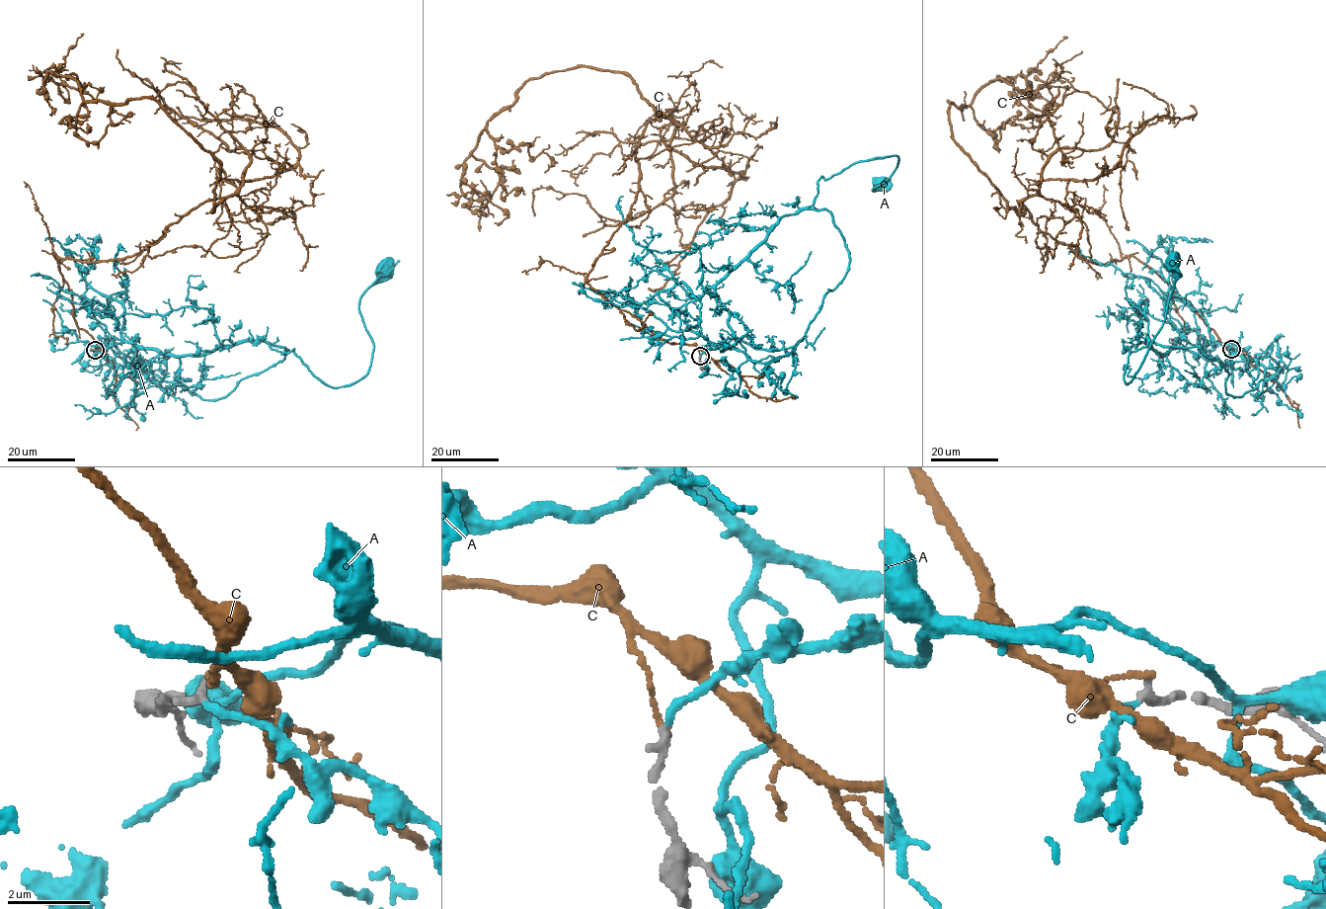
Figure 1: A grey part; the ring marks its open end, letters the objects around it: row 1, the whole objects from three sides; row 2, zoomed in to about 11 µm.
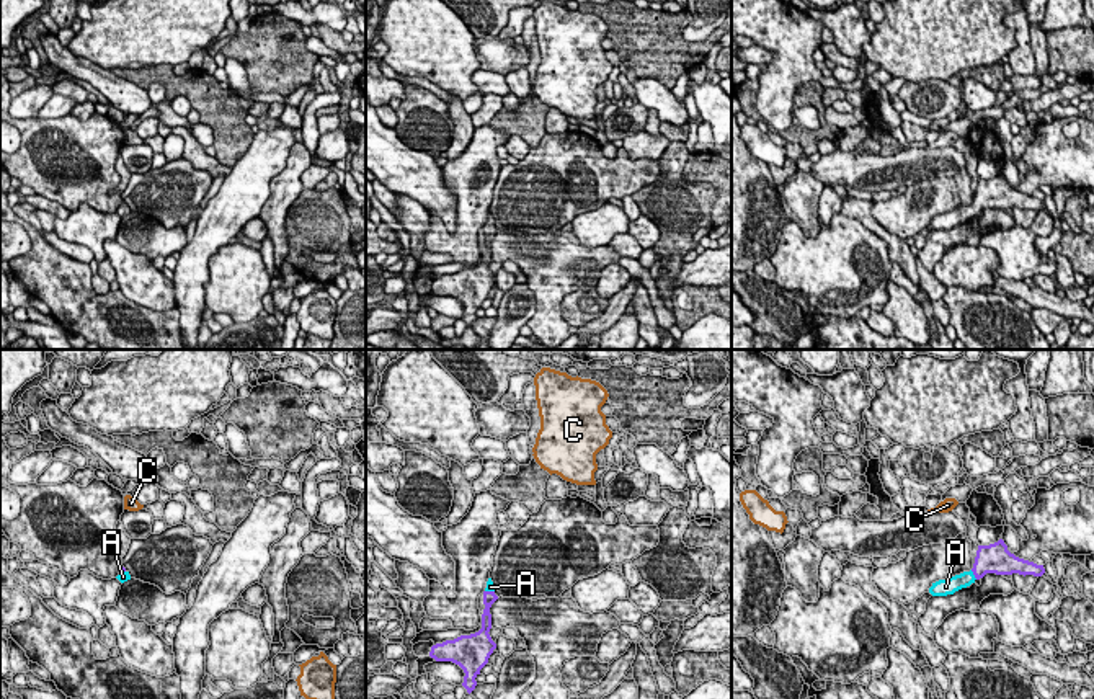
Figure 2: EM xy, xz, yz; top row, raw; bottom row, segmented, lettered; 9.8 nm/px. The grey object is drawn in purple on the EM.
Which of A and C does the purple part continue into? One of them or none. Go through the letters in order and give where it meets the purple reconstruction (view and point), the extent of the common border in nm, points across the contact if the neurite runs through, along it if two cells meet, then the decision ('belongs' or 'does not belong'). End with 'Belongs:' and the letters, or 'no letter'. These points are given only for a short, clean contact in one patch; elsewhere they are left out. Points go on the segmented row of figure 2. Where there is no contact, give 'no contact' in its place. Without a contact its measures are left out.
A: contact yz (973, 574); length 120 nm; way yz (990, 559), (973, 574), (954, 583); belongs
C: no contact; does not belong
Belongs: A

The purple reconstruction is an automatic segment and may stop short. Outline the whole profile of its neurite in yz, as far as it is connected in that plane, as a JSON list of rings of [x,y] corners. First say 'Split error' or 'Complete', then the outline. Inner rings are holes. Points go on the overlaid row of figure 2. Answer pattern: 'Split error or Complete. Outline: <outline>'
Split error. Outline: [[[1003,539],[989,545],[978,545],[973,568],[960,575],[939,580],[932,583],[929,593],[932,596],[947,596],[955,591],[970,586],[976,580],[983,578],[986,573],[996,575],[1034,575],[1042,577],[1045,573],[1043,565],[1016,557],[1007,550]]]

